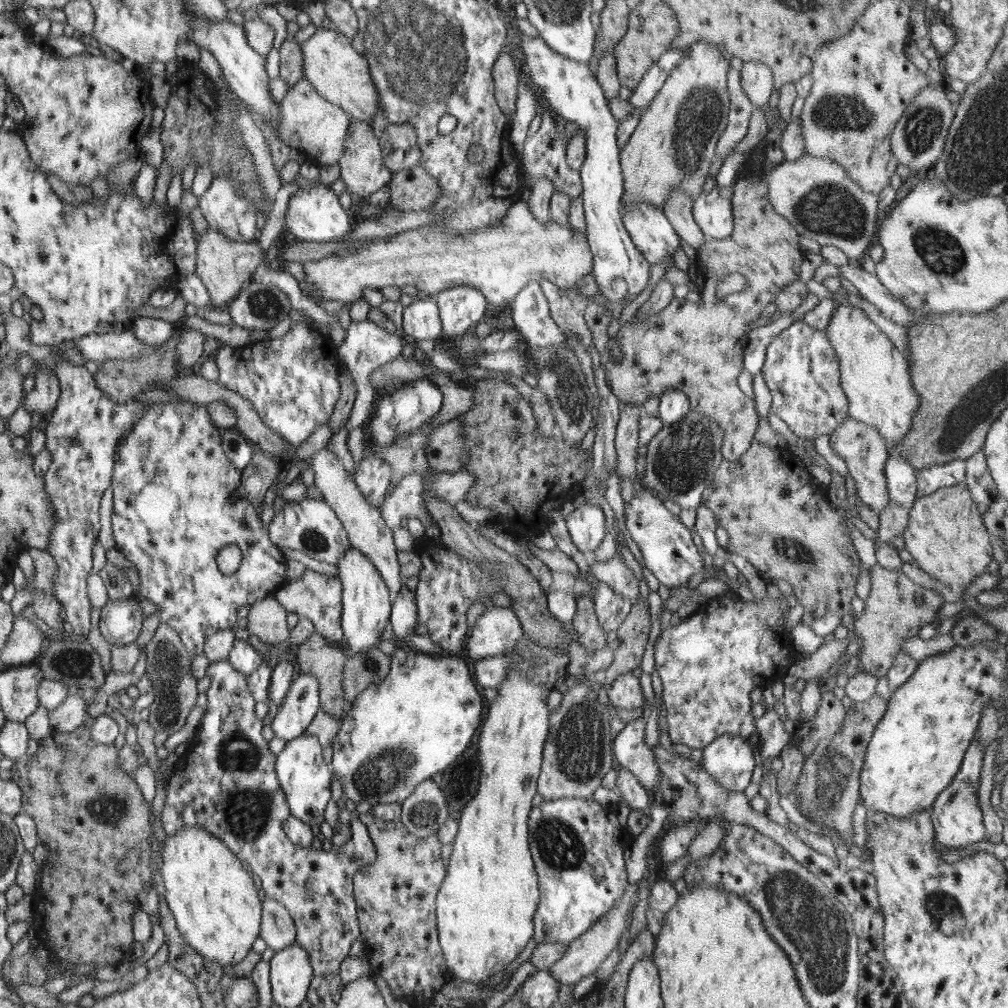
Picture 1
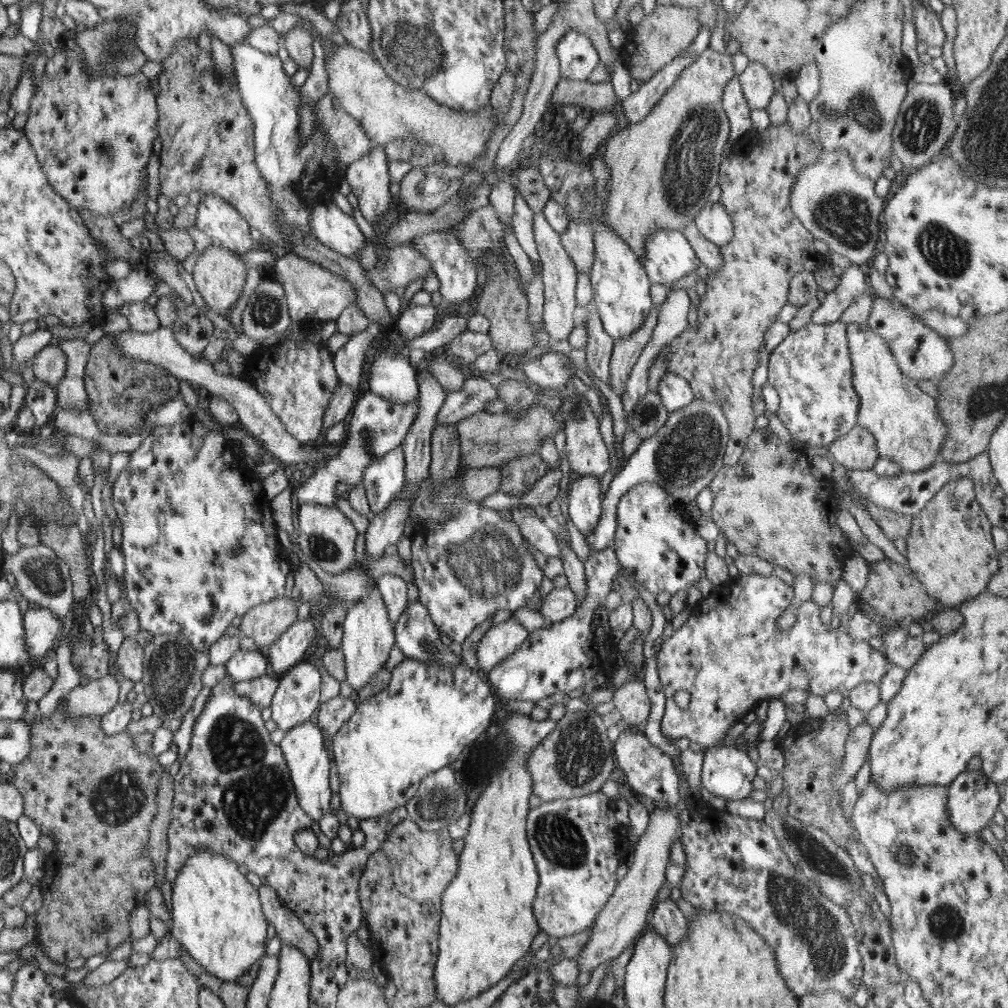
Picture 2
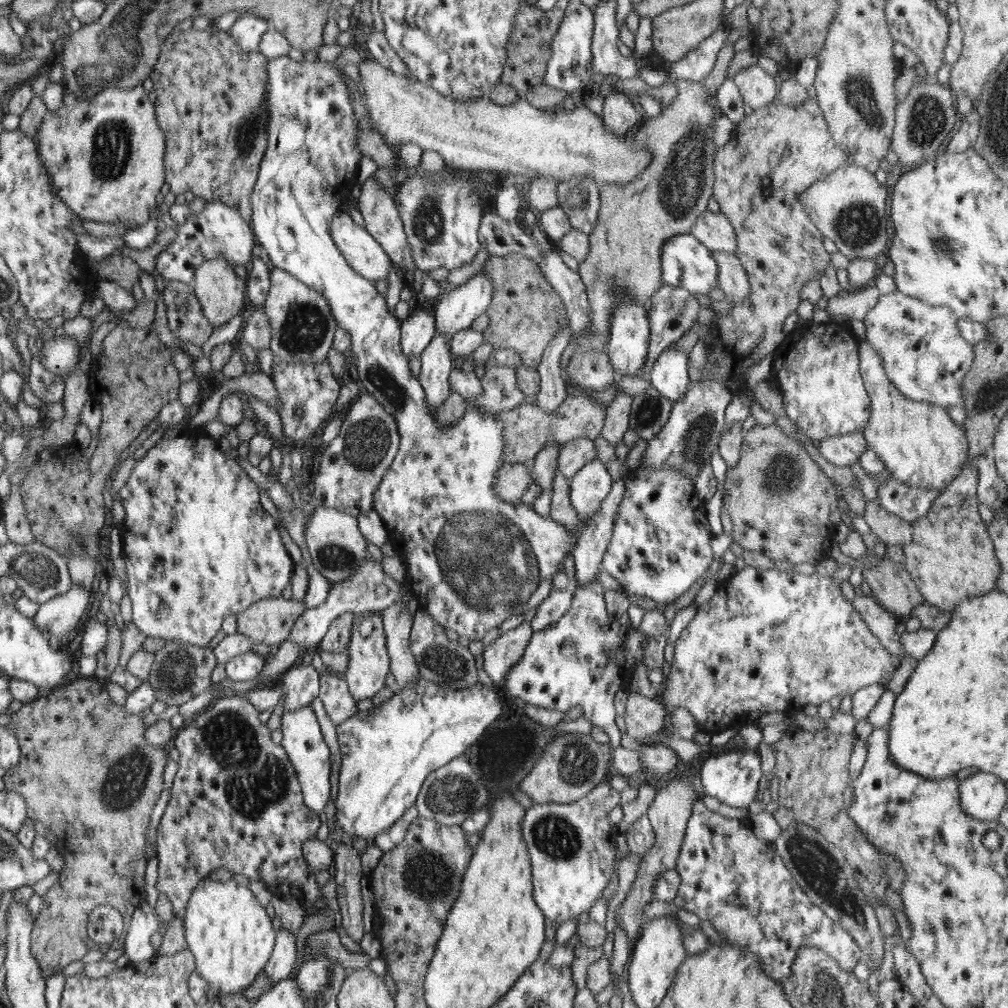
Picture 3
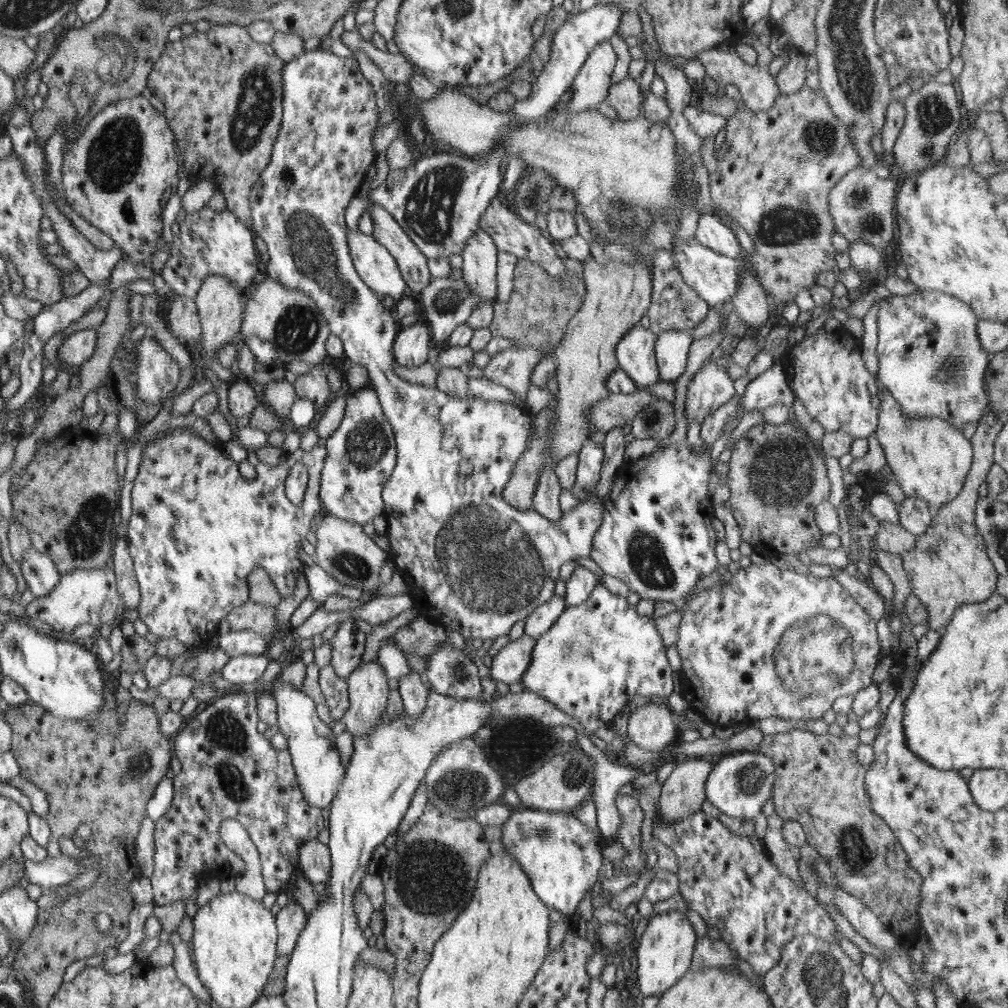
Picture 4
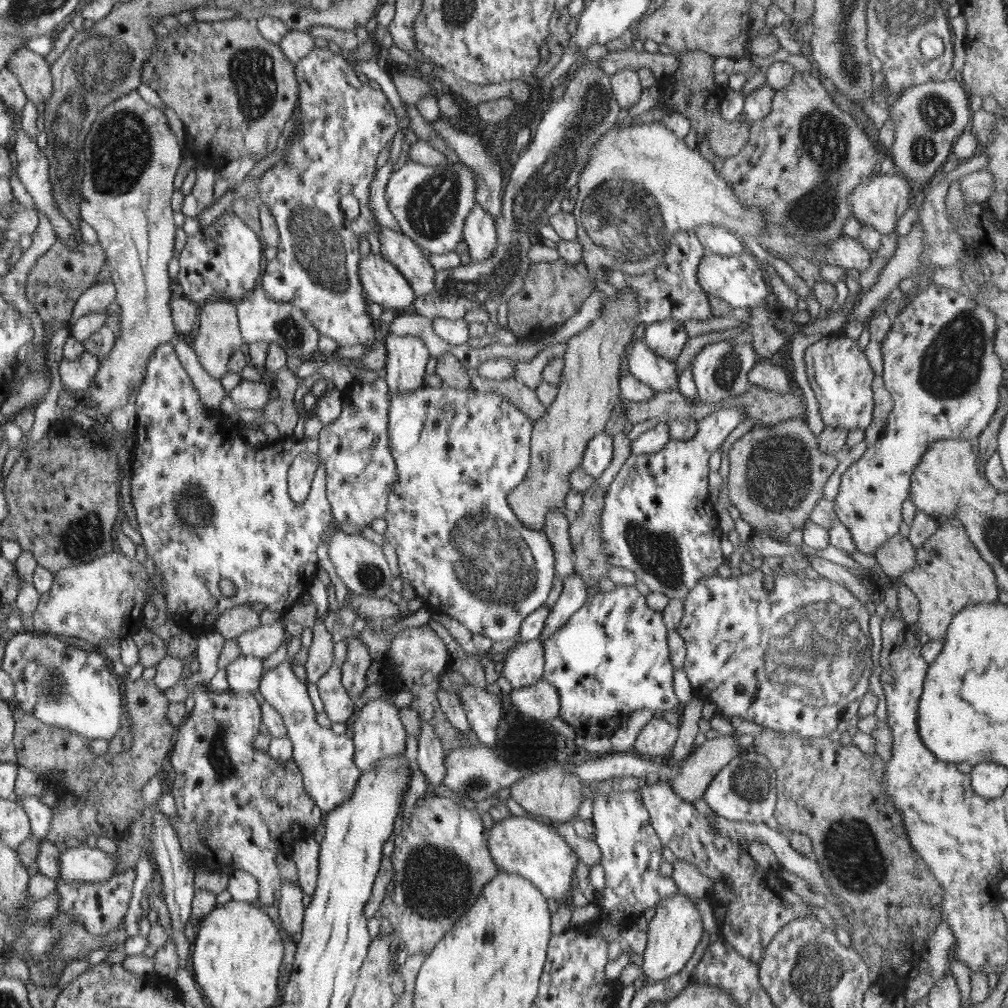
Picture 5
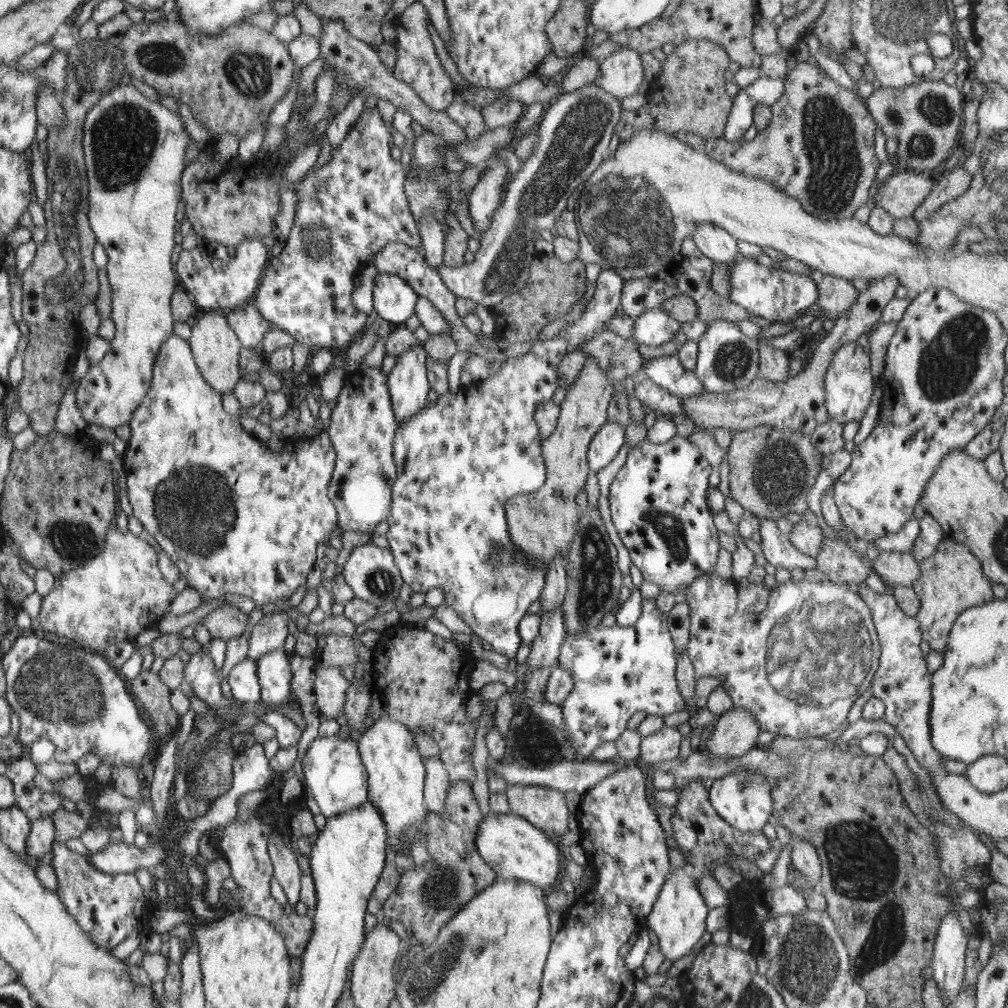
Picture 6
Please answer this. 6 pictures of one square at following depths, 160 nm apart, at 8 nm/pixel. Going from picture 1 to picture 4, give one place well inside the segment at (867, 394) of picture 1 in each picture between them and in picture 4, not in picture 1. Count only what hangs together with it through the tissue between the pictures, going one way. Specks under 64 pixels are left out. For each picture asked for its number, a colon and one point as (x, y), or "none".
2: (906, 423)
3: (919, 444)
4: (930, 457)

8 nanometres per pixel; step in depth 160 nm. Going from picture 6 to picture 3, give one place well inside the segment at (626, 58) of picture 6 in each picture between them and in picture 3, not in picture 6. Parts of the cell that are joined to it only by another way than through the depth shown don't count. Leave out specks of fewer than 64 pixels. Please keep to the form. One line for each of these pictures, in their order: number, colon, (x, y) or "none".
3: (619, 115)
4: (625, 97)
5: (625, 86)

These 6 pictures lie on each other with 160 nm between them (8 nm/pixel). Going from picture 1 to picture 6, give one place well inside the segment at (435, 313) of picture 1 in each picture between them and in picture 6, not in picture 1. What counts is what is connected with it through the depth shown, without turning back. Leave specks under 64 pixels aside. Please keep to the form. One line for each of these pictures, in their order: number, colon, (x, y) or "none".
2: (414, 321)
3: (419, 329)
4: (411, 347)
5: (407, 356)
6: (408, 381)

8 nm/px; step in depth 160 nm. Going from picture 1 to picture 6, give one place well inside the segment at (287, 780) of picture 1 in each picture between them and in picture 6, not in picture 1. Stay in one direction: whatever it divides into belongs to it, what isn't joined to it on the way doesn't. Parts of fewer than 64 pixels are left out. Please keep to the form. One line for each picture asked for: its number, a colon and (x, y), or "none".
2: (304, 751)
3: (302, 740)
4: (315, 757)
5: (325, 759)
6: (335, 776)

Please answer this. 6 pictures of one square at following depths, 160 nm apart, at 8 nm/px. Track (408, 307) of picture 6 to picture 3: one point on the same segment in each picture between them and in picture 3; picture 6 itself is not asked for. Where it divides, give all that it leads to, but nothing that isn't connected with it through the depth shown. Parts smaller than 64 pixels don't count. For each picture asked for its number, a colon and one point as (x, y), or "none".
3: (362, 251)
4: (375, 264)
5: (385, 285)

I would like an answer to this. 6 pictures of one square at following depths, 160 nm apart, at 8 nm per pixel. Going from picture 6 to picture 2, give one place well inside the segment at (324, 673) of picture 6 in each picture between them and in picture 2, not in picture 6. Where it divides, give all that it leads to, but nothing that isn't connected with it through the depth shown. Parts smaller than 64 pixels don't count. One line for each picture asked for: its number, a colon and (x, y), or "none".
2: (332, 715)
3: (340, 705)
4: (335, 689)
5: (338, 706)

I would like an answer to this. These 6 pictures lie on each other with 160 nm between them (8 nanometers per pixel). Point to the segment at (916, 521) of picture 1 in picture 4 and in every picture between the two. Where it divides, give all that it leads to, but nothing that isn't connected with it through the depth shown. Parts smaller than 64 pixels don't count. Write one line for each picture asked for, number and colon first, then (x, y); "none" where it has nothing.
2: (950, 550)
3: (951, 557)
4: (949, 565)

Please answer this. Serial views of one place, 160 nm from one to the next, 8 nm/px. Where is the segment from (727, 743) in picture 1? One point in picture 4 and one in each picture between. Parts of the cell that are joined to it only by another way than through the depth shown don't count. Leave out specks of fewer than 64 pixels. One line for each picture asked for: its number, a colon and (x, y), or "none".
2: (728, 772)
3: (733, 778)
4: (740, 783)

